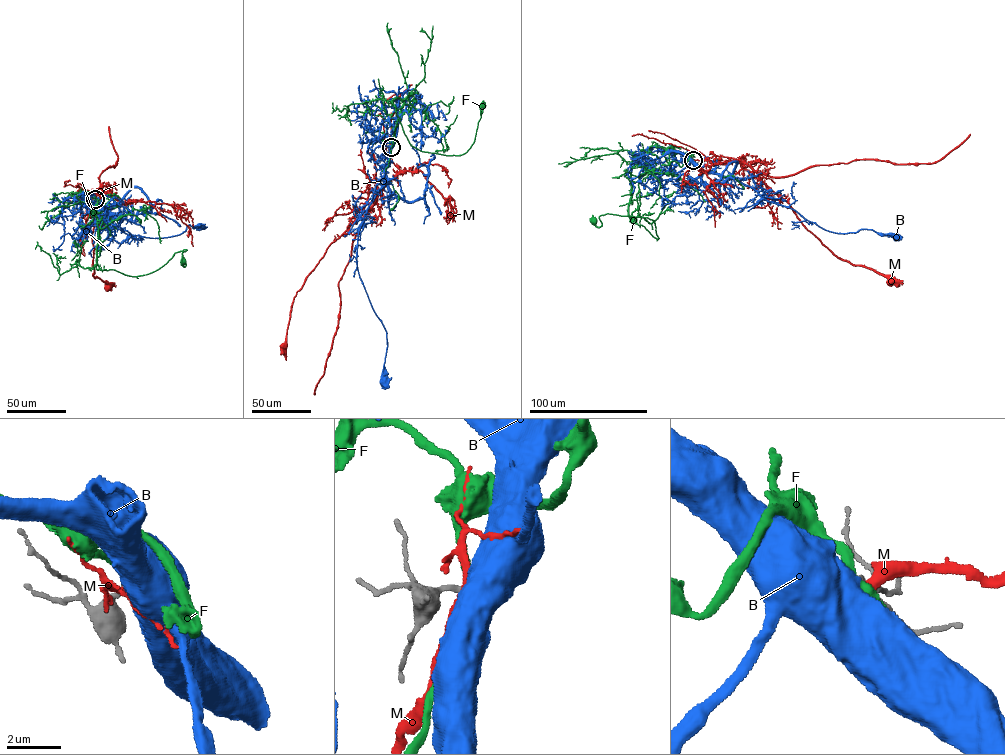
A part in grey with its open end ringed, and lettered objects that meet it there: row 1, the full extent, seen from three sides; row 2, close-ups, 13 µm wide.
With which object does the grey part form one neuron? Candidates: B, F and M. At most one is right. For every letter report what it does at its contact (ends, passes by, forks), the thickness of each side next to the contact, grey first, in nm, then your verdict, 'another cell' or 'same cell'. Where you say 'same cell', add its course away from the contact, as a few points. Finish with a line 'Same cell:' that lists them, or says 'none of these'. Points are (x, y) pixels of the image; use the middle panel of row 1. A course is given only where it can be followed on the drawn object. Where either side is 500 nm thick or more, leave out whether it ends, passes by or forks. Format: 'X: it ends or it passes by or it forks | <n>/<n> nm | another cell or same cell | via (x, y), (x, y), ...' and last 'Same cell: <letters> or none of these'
B: 200/700 nm | same cell | via (391, 147), (382, 188), (369, 206), (360, 227), (356, 259), (373, 310), (386, 332), (382, 382)
F: it passes by | 240/320 nm | another cell
M: it passes by | 240/360 nm | another cell
Same cell: B

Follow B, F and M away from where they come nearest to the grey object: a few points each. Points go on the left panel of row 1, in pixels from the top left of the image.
B: (95, 199), (107, 207), (109, 225), (128, 234), (170, 237), (185, 231), (190, 224), (199, 226)
F: (95, 199), (103, 219), (99, 269), (146, 275), (186, 249), (184, 267), (183, 261)
M: (94, 199), (102, 194), (113, 196), (102, 190), (103, 199), (91, 237), (93, 276), (106, 282), (107, 287)

